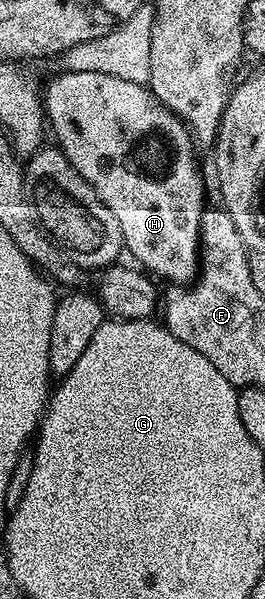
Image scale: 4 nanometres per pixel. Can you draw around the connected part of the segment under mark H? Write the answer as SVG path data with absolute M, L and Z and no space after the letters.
M63 71L54 76L54 79L46 85L45 91L43 87L43 111L47 116L51 135L53 131L54 137L57 138L56 146L67 157L67 161L71 161L71 165L75 165L75 169L83 177L83 181L87 181L91 185L91 189L95 189L99 201L103 201L103 205L107 205L107 209L111 209L115 221L119 221L124 250L128 254L130 251L138 259L136 262L150 276L156 277L158 280L170 279L168 282L173 285L192 284L199 274L201 218L205 216L207 204L205 204L205 179L201 176L200 169L197 168L197 157L193 153L195 144L189 136L189 128L177 116L171 114L146 85L135 85L135 81L123 81L123 77L115 77L108 71Z

